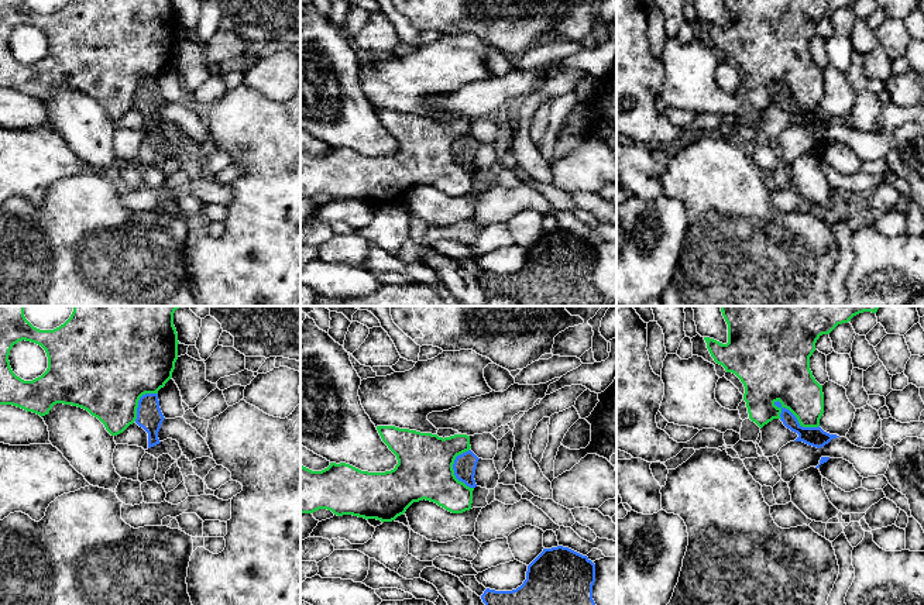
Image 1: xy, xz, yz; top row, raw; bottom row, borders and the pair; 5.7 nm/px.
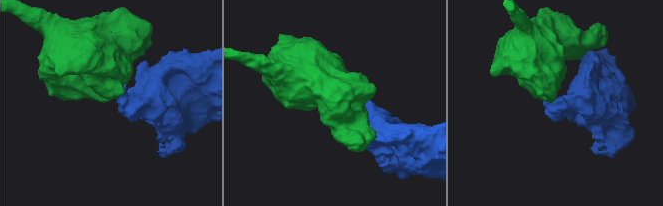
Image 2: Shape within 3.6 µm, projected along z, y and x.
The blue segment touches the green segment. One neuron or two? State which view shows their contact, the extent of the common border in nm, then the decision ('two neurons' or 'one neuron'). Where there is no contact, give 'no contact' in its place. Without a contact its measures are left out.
contact in yz; length 300 nm; two neurons

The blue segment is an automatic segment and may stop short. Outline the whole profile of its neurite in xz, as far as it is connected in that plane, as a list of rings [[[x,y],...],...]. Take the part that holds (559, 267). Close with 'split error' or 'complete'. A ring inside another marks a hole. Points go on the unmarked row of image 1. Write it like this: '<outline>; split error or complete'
[[[569,231],[543,236],[528,250],[526,264],[512,275],[487,272],[481,279],[487,295],[512,298],[519,306],[616,306],[616,300],[601,295],[592,283],[595,248]]]; complete

